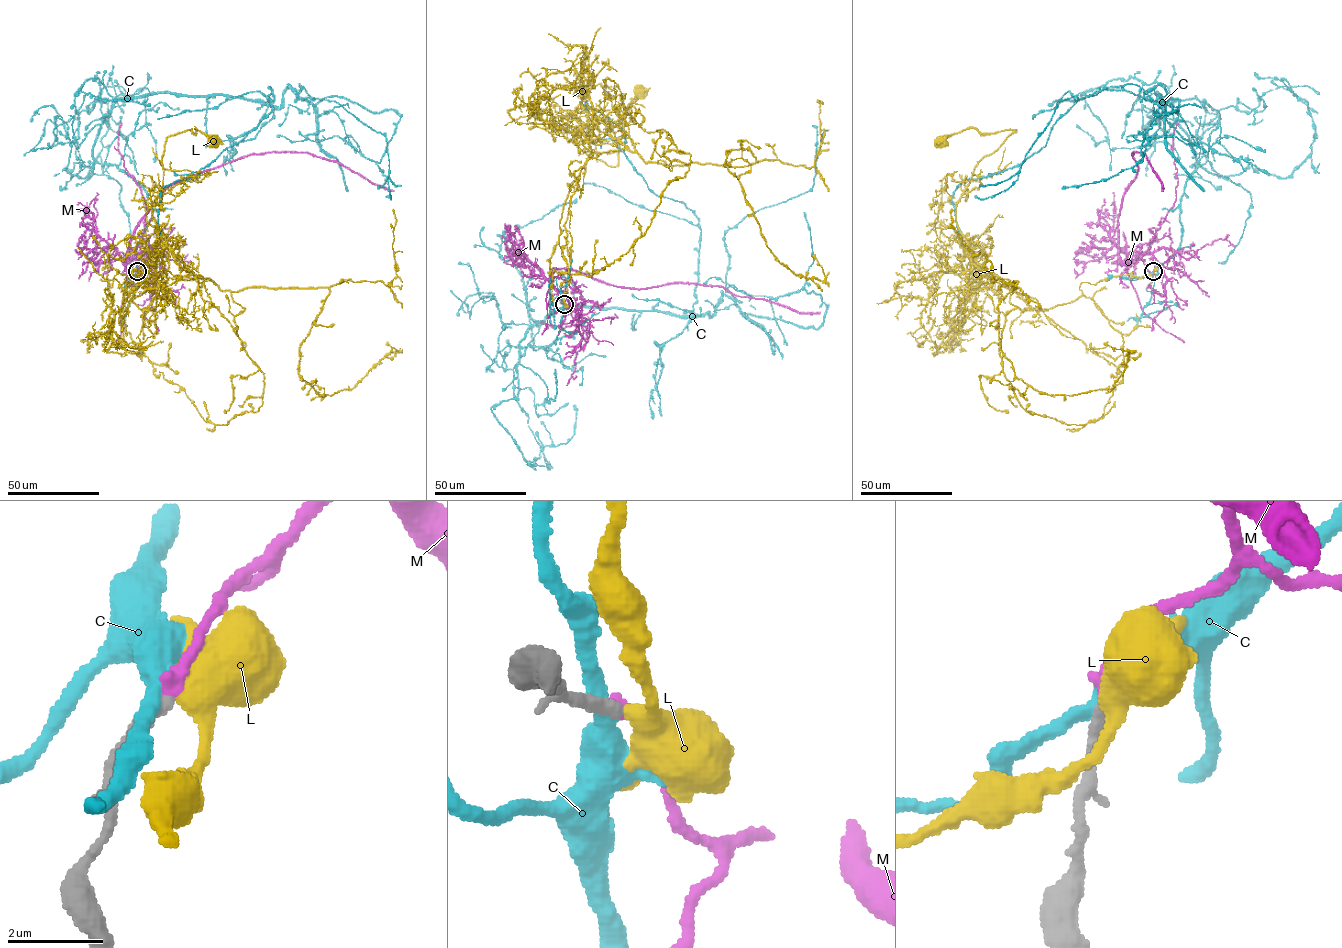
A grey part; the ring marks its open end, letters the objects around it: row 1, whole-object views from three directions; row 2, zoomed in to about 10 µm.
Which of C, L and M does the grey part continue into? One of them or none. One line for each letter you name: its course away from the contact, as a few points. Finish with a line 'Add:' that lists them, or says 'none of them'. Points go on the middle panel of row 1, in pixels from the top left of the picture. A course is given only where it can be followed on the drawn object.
M: it runs (563, 304), (572, 308), (551, 283), (556, 269), (637, 289), (680, 283), (723, 286), (799, 312), (820, 312)
Add: M

